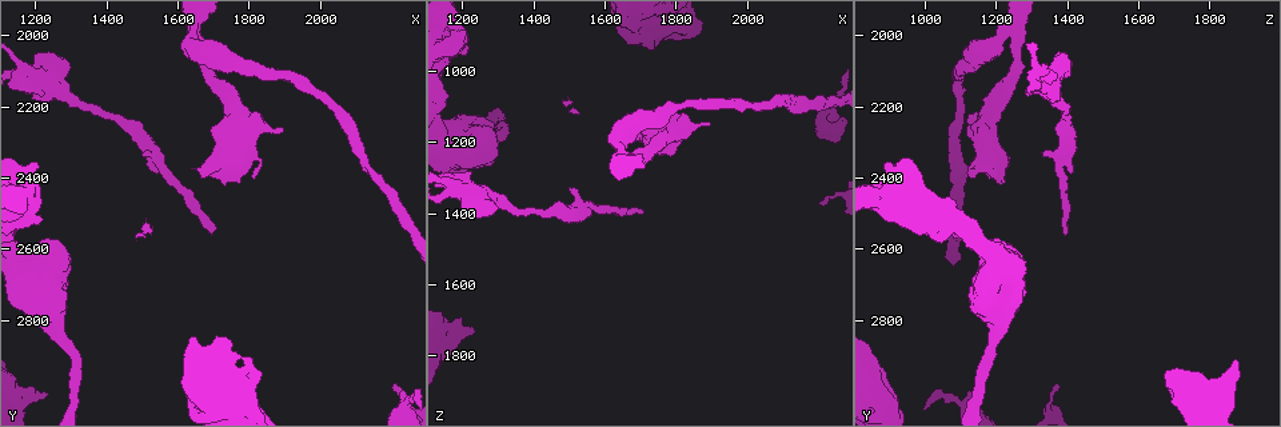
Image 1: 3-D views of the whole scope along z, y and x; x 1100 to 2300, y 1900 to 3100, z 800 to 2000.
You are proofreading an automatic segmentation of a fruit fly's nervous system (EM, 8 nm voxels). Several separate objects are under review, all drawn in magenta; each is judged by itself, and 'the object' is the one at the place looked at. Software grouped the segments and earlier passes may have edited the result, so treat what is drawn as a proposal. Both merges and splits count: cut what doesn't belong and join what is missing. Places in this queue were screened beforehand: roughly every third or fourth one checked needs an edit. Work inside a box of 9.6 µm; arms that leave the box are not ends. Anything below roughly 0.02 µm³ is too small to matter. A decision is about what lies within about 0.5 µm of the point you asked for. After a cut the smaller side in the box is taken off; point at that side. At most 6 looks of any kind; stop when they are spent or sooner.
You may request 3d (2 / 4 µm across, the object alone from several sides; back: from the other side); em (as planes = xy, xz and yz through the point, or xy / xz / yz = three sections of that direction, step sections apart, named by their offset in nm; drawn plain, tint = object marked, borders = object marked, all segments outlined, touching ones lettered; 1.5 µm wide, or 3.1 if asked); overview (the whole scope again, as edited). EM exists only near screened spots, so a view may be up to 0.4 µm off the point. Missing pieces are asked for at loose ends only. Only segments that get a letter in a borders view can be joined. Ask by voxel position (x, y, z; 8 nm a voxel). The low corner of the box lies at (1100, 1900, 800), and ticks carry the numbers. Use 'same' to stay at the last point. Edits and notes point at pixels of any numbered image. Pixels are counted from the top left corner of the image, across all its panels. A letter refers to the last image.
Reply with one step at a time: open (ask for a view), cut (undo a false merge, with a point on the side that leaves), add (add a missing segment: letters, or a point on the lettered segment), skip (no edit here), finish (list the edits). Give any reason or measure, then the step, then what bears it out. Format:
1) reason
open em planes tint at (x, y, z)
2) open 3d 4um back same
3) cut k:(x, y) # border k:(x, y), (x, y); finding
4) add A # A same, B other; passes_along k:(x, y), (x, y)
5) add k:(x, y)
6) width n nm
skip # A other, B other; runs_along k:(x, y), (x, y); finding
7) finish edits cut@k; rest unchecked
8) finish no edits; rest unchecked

open em planes borders at (1240, 3010, 1730)

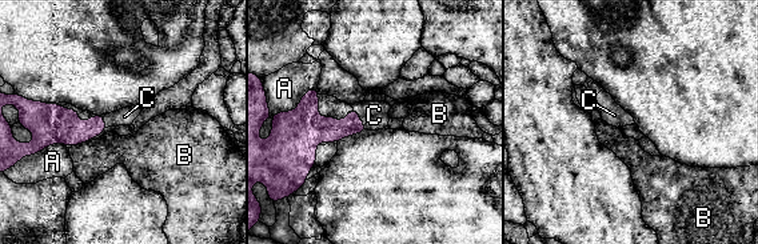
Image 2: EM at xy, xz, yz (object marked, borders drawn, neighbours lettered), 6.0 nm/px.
add C # A other, B other, C same; passes_along 2:(327, 131), (359, 119), (374, 115); it goes on there

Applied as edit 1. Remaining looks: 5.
redraw
open overview

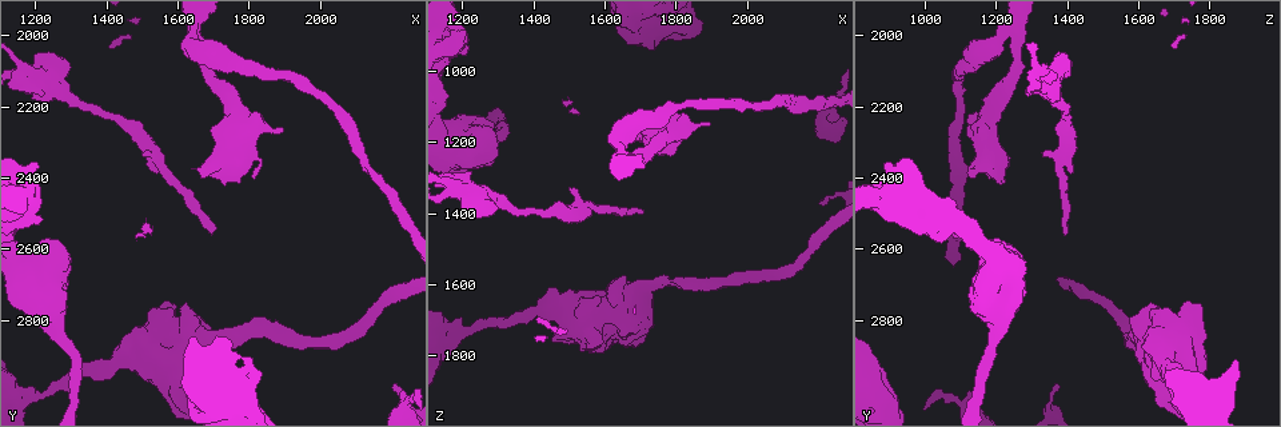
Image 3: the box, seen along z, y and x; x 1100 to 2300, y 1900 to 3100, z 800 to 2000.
branch point
open 3d 2um at (1650, 2020, 1250)

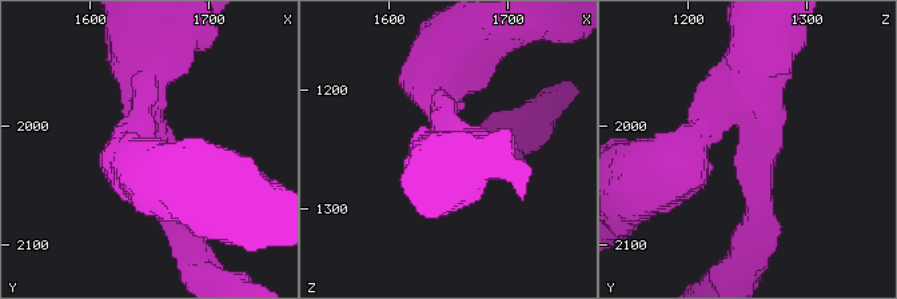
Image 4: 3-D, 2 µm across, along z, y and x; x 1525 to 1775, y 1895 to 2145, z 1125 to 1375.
arms 3; arm_widths 240, 380, 440 nm
open em xz step 4 tint same

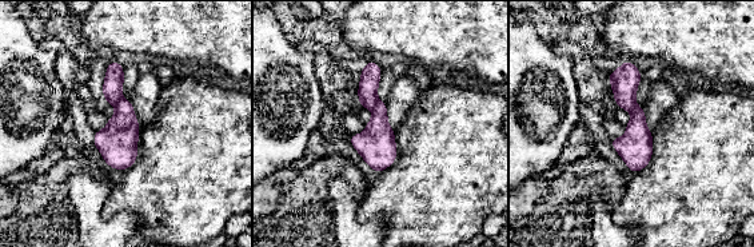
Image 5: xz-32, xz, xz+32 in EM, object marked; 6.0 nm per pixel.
cut it another way
open em yz step 4 borders same

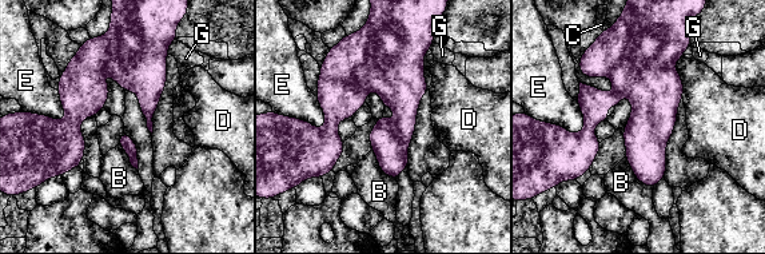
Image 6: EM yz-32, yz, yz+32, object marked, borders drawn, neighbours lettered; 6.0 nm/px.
width 80 nm
cut 6:(339, 95) # B other, C other, D other, E other, G other; border 6:(369, 35), (355, 71), (365, 91); a second neuron is stuck on

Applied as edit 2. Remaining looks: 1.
finish edits add@2, cut@6; rest unchecked

